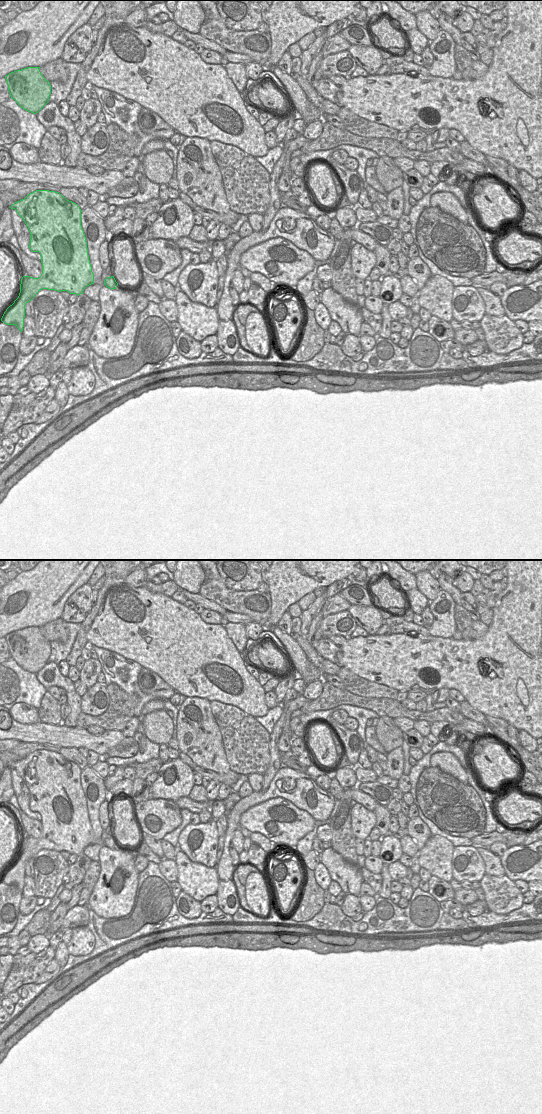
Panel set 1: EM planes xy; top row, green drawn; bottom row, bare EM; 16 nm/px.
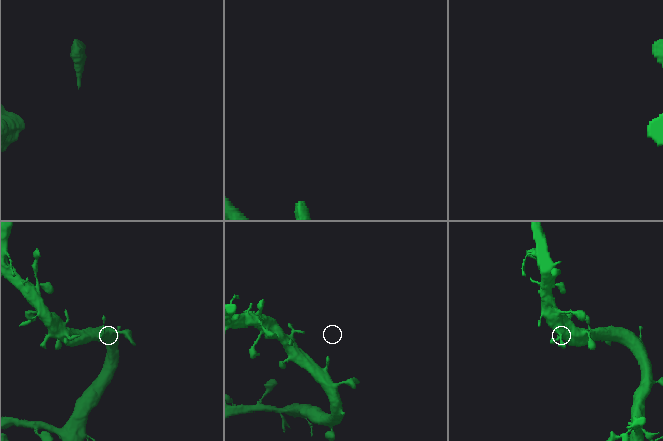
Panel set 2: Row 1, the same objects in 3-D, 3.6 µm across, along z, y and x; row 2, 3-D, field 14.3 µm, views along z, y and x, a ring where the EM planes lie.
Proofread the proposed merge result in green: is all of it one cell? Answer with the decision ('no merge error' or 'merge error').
no merge error

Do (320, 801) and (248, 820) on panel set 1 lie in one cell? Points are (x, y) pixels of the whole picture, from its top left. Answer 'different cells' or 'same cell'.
different cells

